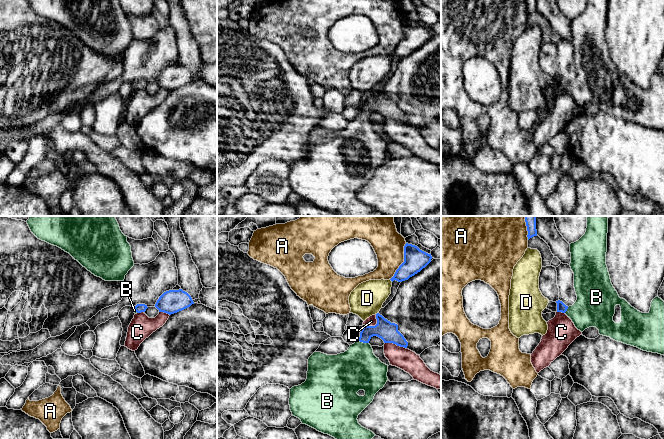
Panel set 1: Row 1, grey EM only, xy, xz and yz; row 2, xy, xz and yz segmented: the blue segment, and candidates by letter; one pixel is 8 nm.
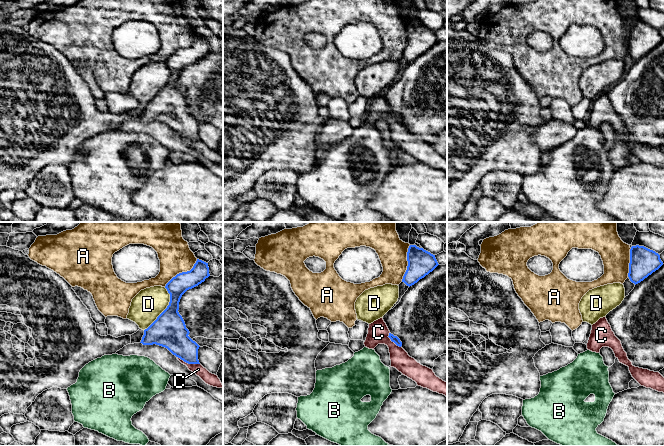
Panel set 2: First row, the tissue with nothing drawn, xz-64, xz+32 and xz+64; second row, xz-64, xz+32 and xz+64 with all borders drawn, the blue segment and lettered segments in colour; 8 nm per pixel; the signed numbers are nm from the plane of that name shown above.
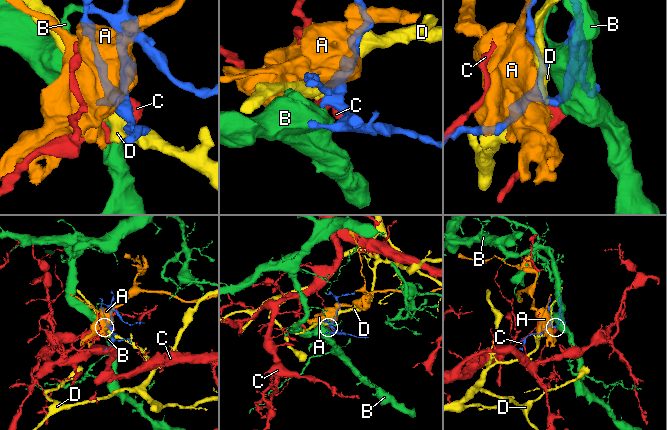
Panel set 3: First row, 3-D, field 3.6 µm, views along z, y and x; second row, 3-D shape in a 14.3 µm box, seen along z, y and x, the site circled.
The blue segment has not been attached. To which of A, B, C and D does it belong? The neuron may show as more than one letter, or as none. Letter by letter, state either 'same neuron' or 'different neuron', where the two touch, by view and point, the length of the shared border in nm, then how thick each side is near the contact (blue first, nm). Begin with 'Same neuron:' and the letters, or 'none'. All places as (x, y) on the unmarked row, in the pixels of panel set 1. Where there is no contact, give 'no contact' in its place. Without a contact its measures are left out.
Same neuron: B
A: different neuron | xz (404, 37) | 320 nm | 180/240 nm
B: same neuron | xz (363, 118) | 90 nm | 160/340 nm
C: different neuron | xz (375, 101) | 140 nm | 160/80 nm
D: different neuron | xz (391, 56) | 40 nm | 180/260 nm

